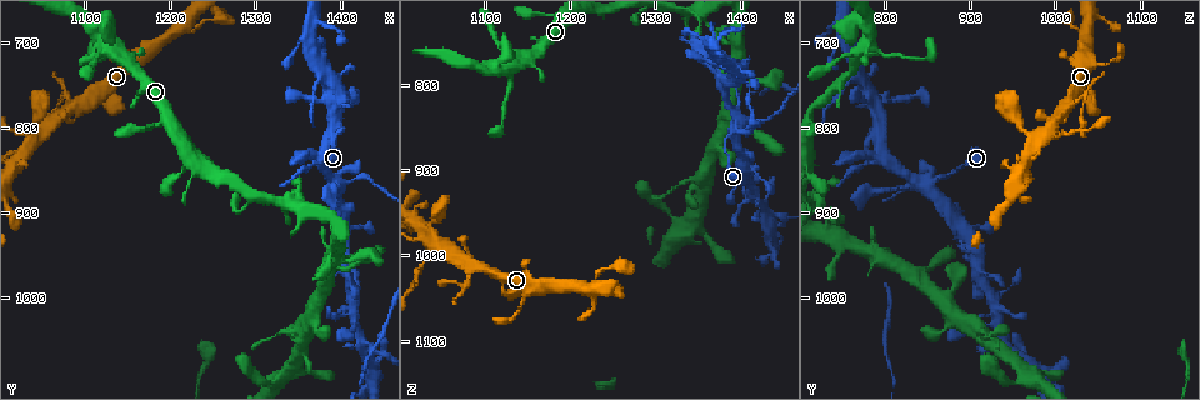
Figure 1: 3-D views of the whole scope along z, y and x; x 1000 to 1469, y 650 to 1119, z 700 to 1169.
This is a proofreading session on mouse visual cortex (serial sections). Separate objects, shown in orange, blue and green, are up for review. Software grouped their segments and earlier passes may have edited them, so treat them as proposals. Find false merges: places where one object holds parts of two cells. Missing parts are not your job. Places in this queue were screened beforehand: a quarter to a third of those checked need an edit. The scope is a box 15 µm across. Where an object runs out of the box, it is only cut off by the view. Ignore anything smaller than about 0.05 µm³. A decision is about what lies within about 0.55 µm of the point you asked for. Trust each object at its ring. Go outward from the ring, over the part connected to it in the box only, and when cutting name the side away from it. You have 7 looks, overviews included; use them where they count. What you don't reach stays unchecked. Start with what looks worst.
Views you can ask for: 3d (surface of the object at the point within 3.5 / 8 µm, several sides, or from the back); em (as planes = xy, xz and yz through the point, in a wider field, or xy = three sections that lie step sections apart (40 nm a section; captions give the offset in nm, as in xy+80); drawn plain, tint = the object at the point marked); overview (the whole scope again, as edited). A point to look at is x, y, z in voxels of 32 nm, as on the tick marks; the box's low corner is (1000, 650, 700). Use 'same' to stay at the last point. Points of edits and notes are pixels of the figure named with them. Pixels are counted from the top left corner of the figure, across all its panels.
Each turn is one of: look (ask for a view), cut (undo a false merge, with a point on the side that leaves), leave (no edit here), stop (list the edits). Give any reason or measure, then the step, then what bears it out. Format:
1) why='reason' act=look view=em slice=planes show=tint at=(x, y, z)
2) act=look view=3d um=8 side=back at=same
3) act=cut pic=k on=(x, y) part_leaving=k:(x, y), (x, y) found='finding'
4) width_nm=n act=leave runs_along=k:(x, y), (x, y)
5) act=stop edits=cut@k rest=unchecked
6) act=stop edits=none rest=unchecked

why='abrupt turn' act=look view=3d um=3.5 at=(1075, 765, 1030)

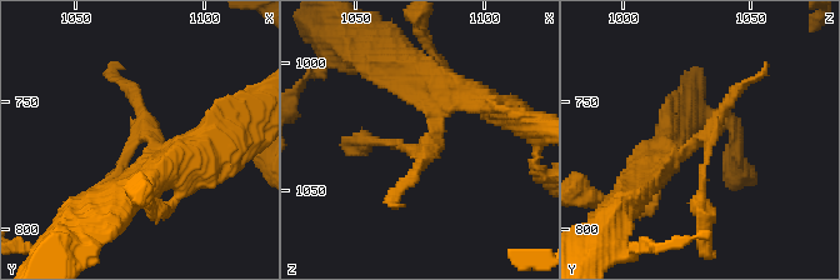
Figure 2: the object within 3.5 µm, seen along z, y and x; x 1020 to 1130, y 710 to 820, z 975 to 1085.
why='now the EM' act=look view=em slice=xy step=3 show=tint at=(1077, 764, 1034)

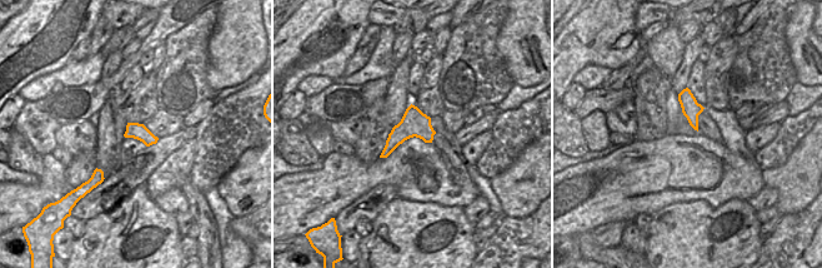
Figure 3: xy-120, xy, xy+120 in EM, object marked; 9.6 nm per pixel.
act=cut pic=2 on=(139, 108) part_leaving=2:(436, 131), (421, 150), (360, 141) found='a second cell is stuck on'

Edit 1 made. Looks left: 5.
why='sudden change in width' act=look view=3d um=3.5 side=back at=(1040, 805, 1000)

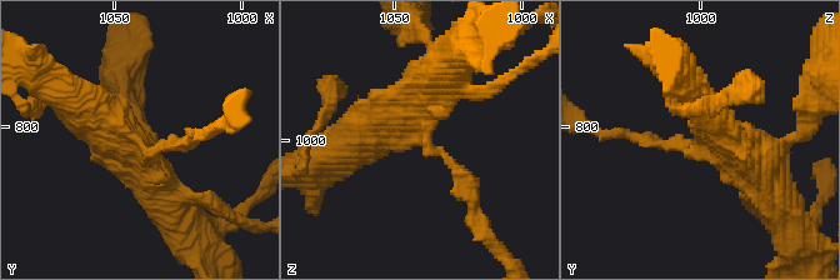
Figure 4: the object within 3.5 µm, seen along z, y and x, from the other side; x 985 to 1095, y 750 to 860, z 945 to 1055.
arm_widths_nm=200,450 act=look view=em slice=xy step=5 show=plain at=(1037, 810, 1003)

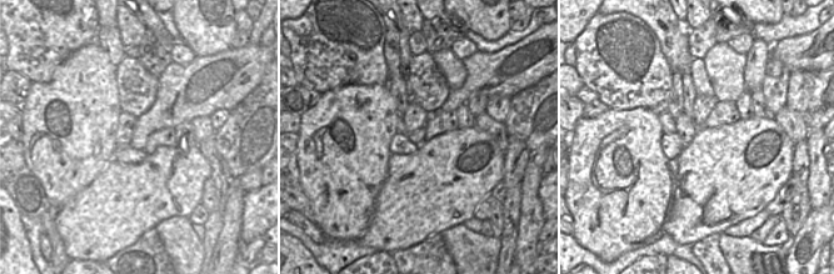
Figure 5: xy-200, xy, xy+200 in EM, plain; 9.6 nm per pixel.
act=look view=em slice=xy step=5 show=tint at=same

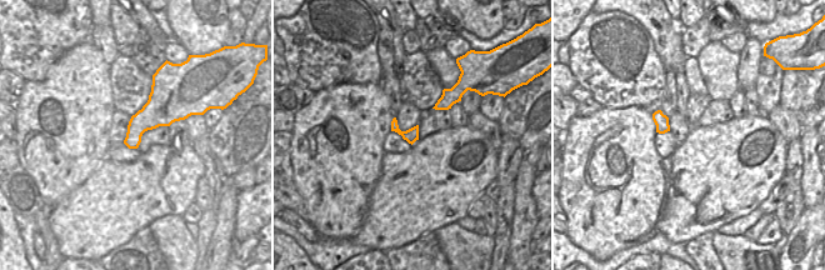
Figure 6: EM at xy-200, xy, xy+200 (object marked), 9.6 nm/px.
act=leave found='continuous, no second cell'

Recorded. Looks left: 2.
why='small branch off a trunk' act=look view=3d um=3.5 at=(1400, 770, 790)

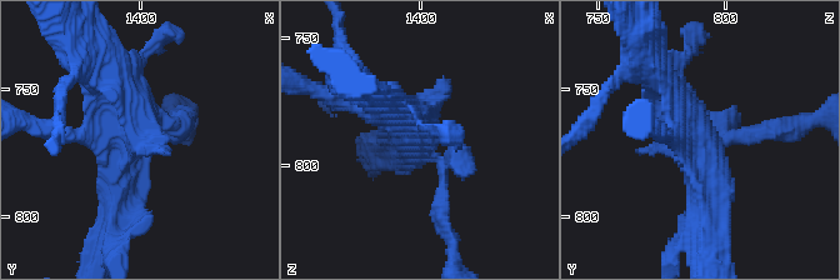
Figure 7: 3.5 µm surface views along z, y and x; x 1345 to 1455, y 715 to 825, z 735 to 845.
why='now the EM' act=look view=em slice=planes show=tint at=(1395, 770, 788)

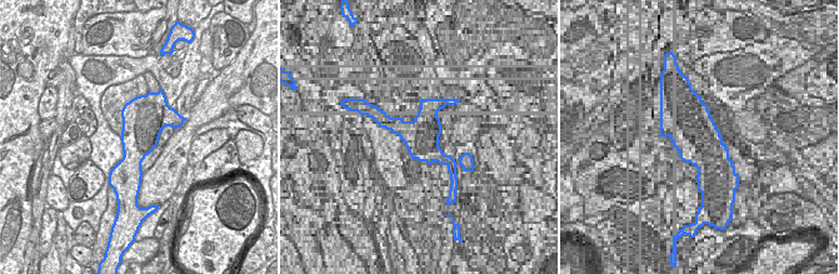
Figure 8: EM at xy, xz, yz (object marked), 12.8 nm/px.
width_nm=550 act=leave runs_along=7:(710, 218), (708, 156), (663, 80) found='continuous, no second cell'

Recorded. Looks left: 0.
act=stop edits=cut@2 rest=unchecked

